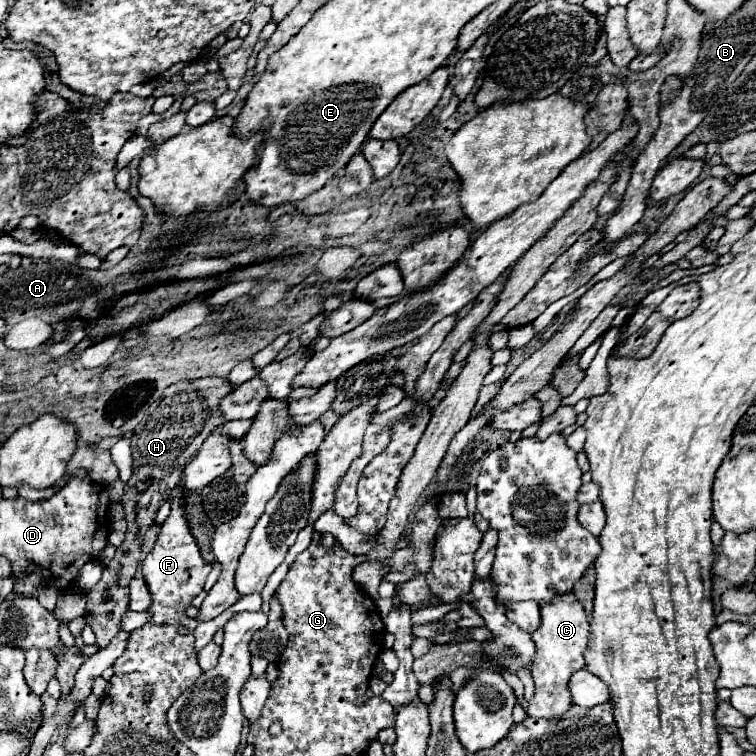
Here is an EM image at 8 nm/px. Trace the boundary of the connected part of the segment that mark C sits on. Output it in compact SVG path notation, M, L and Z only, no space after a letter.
M564 593L564 597L558 597L556 601L550 601L548 605L540 605L540 629L536 629L536 635L532 635L532 641L536 643L536 661L532 663L532 677L536 683L534 697L530 699L530 705L526 709L532 717L560 717L570 705L570 691L568 681L572 673L584 667L584 649L590 635L590 623L588 615L584 613L584 607L576 599L574 593Z

